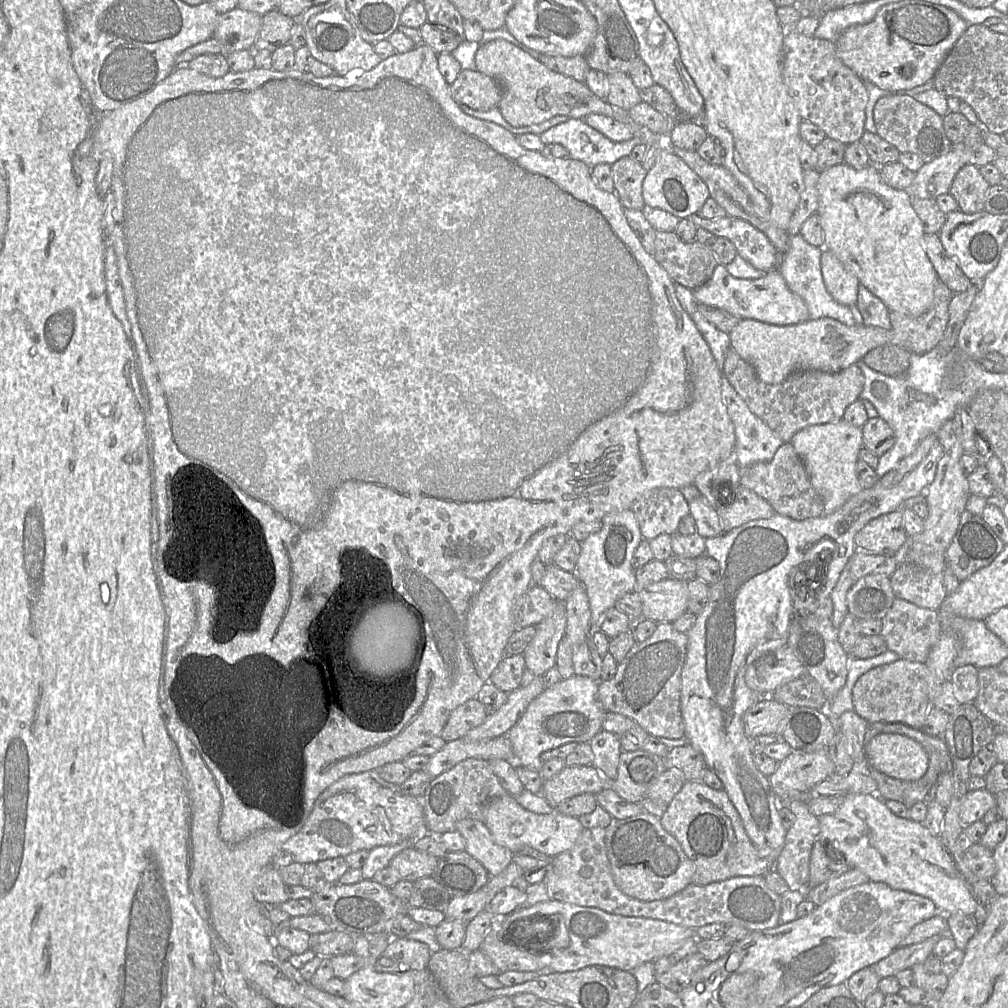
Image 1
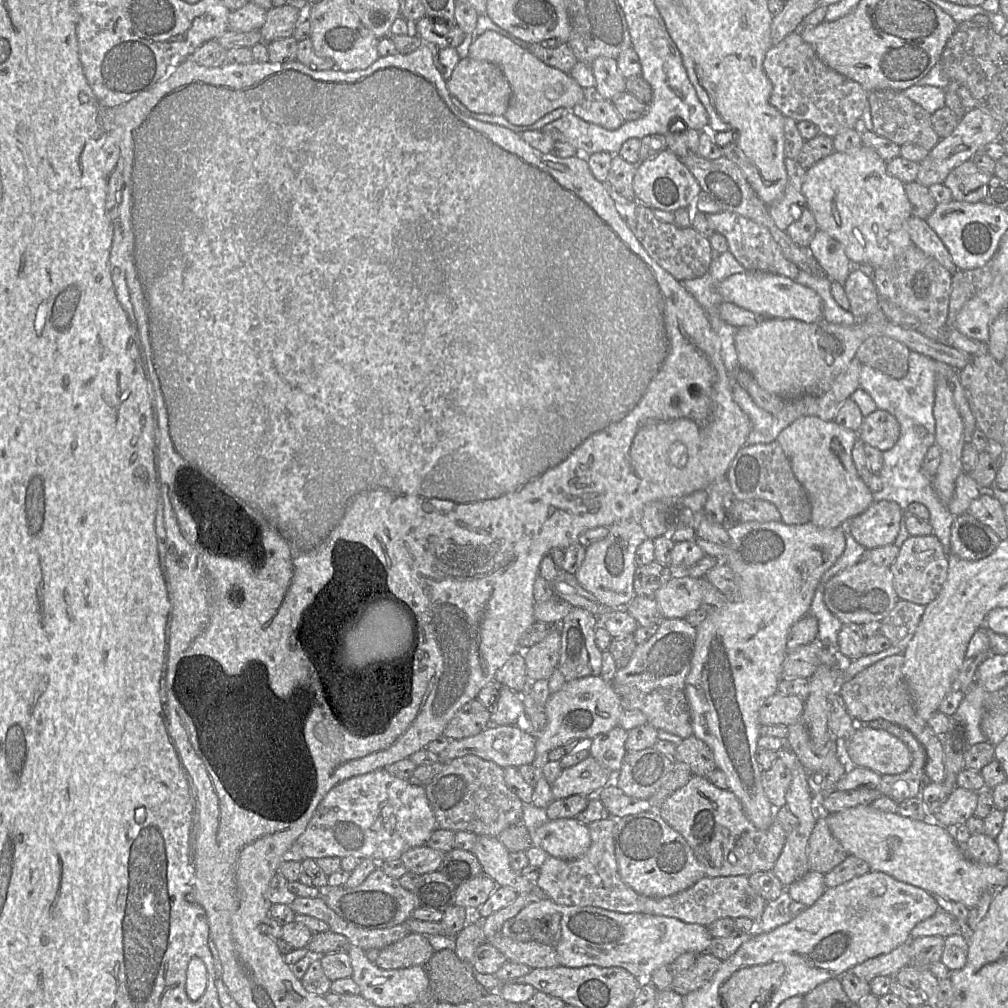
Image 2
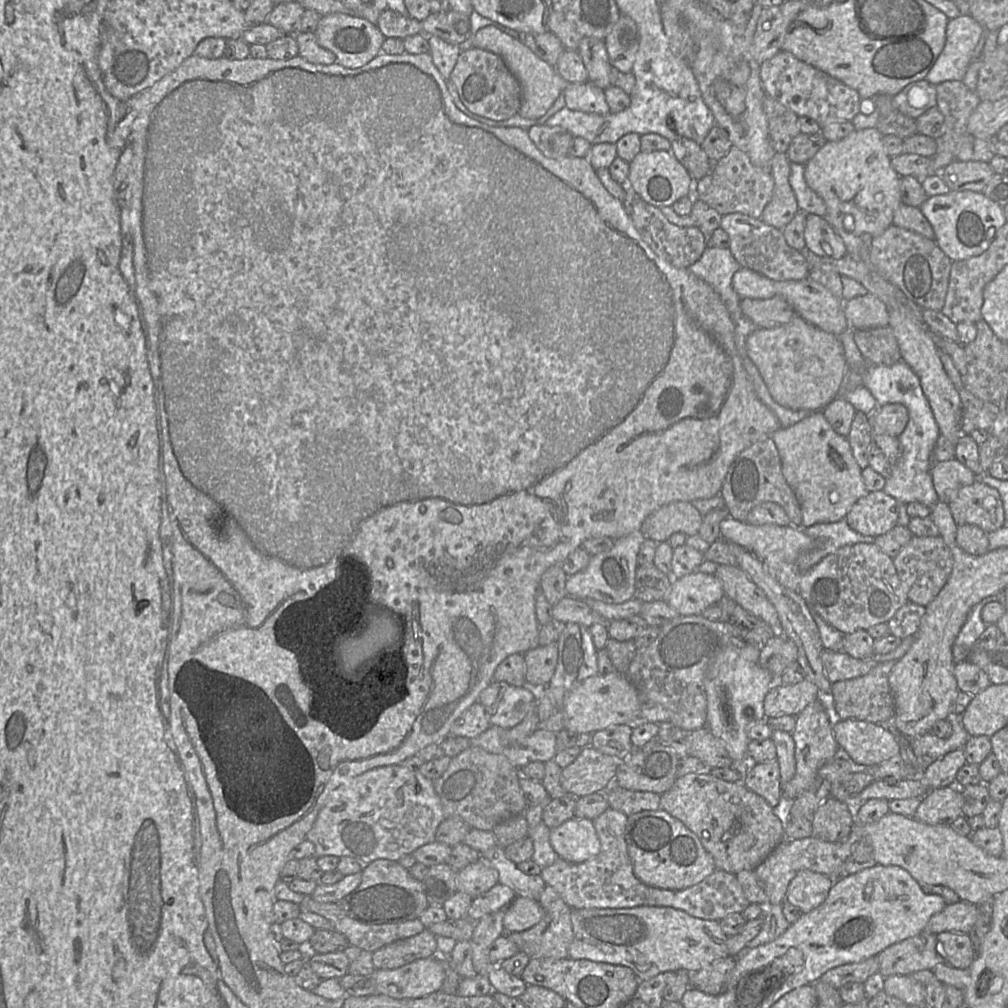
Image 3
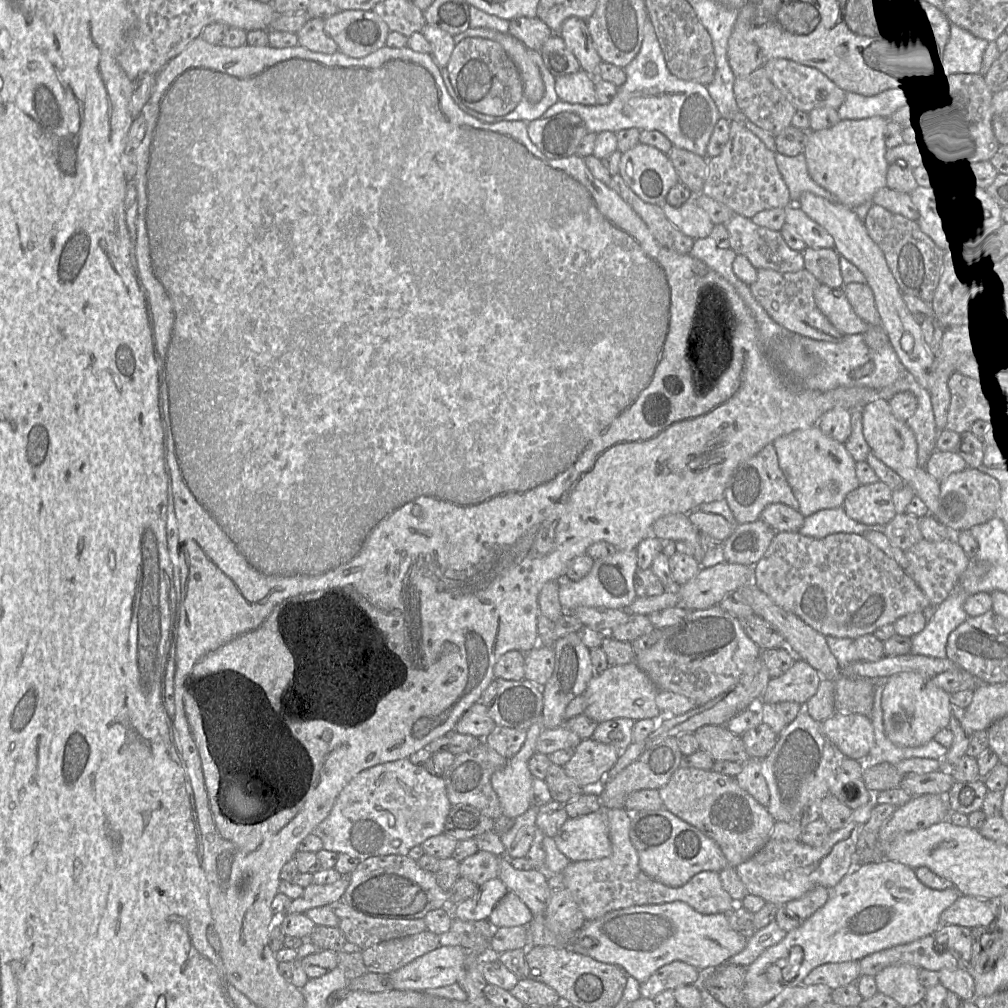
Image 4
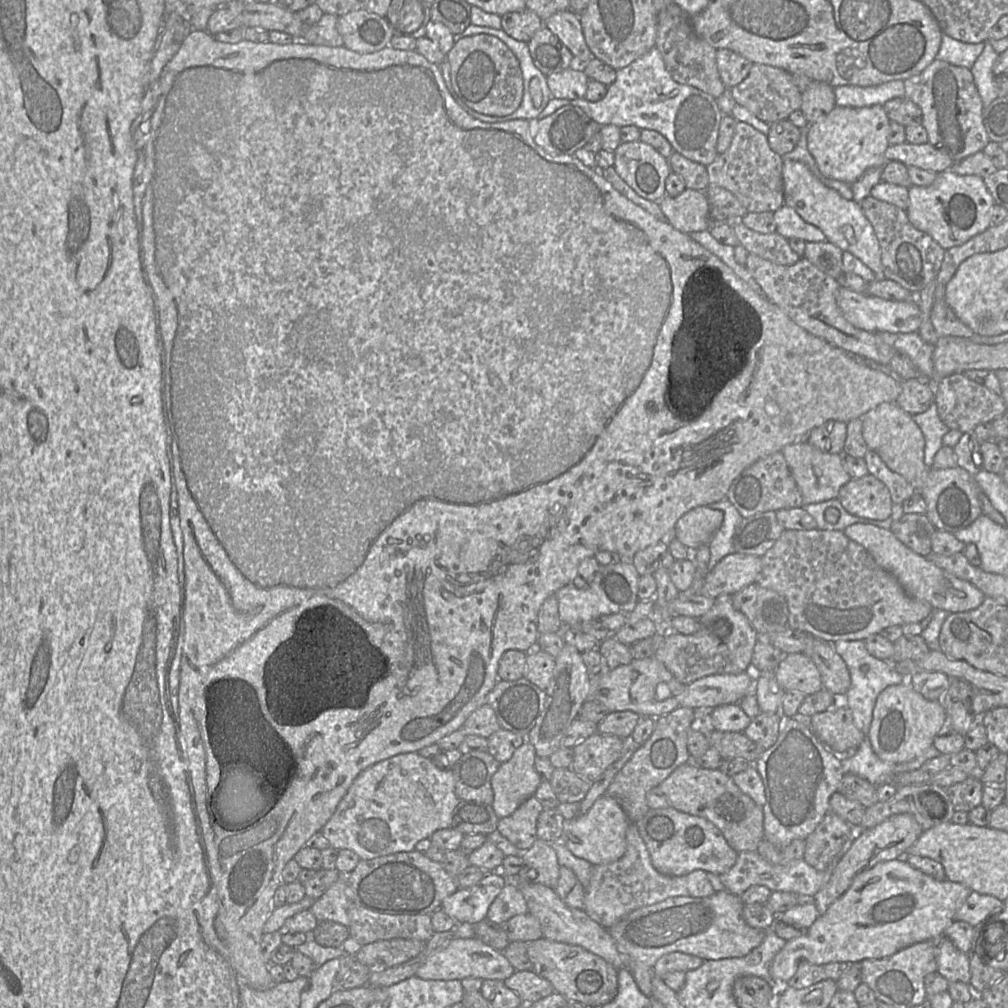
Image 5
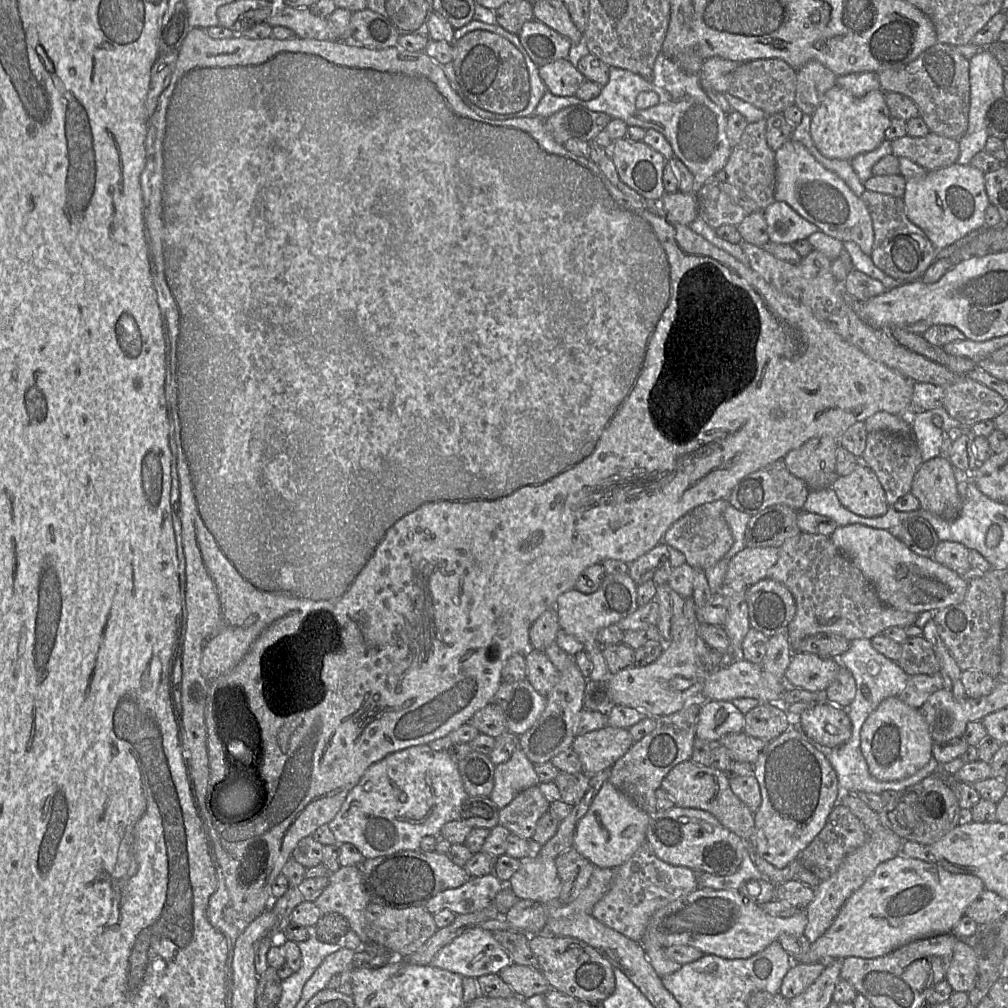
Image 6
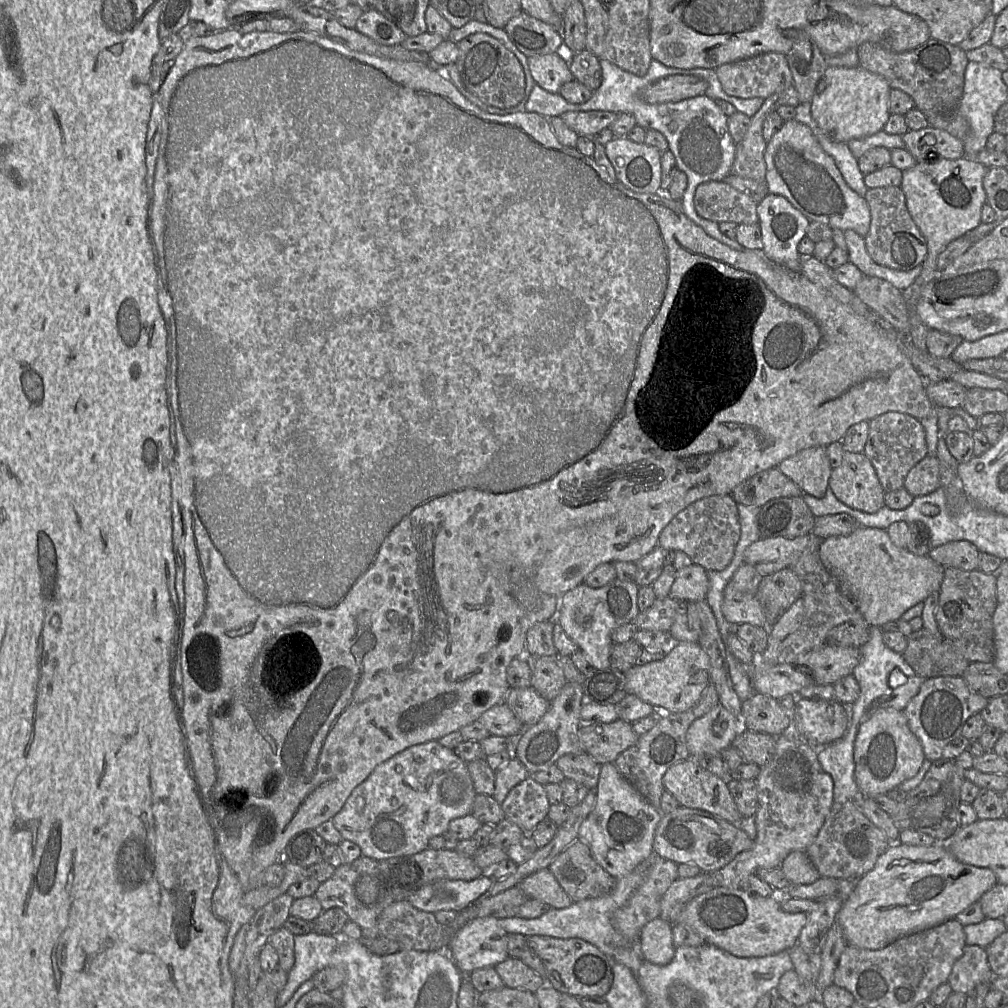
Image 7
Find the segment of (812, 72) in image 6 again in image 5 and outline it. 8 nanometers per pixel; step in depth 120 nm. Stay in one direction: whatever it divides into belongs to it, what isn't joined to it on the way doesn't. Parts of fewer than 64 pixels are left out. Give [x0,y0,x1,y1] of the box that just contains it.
[800,80,835,125]

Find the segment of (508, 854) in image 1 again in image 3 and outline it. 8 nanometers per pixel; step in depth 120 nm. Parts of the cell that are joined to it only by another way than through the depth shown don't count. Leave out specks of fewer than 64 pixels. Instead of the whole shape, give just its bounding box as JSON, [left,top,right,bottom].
[480,845,546,900]

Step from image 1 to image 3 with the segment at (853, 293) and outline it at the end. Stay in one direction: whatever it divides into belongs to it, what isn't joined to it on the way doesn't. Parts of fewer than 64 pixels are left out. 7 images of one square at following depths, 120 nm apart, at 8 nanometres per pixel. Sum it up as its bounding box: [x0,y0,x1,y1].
[804,215,847,259]

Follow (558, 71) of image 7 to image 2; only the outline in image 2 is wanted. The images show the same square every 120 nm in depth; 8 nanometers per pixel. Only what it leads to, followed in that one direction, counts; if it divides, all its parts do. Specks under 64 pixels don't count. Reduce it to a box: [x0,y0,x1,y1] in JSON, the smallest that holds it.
[570,92,624,129]

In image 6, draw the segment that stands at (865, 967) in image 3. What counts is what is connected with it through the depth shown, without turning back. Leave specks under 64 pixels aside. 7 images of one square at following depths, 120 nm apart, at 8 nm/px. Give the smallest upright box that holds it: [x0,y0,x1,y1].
[779,962,826,1000]

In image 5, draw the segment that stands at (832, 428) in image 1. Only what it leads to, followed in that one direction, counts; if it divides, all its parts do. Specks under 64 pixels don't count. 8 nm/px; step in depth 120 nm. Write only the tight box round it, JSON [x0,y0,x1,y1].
[781,440,852,505]

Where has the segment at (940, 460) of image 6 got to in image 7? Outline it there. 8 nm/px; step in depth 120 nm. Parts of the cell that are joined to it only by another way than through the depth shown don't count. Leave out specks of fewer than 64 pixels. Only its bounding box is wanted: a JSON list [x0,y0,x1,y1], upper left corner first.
[904,455,941,497]

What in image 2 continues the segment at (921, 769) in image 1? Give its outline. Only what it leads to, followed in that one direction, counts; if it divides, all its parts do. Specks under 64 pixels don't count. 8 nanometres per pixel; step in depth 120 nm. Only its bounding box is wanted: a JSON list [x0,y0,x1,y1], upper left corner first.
[845,723,912,775]

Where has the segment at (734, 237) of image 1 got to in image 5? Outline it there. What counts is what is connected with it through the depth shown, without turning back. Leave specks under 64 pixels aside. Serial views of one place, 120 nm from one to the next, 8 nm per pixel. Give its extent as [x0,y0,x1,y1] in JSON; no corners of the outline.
[732,220,800,265]

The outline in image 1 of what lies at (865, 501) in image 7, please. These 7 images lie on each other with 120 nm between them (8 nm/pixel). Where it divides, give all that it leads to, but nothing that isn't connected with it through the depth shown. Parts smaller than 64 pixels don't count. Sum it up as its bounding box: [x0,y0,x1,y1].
[854,510,908,556]

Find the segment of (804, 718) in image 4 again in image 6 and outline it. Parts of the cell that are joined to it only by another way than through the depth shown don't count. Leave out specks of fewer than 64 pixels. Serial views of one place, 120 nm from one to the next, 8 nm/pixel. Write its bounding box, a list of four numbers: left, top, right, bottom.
[753,720,843,868]

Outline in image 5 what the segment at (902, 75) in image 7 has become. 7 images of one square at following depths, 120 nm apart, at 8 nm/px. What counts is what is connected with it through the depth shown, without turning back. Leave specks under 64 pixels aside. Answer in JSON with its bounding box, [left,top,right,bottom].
[904,59,990,163]

